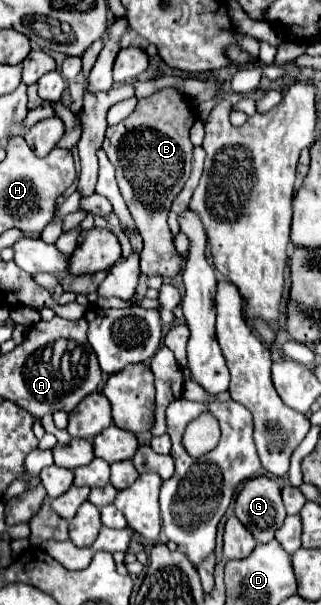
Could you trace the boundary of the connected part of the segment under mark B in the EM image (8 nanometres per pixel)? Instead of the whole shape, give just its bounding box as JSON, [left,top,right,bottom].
[103,88,197,278]

